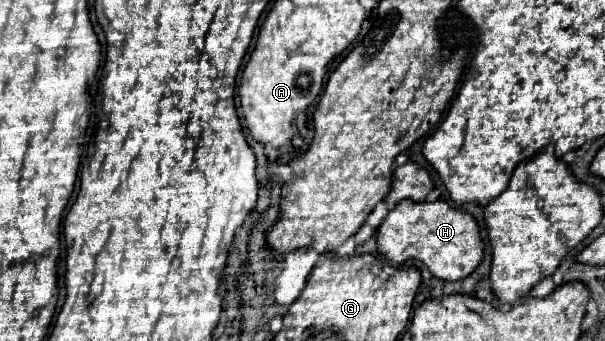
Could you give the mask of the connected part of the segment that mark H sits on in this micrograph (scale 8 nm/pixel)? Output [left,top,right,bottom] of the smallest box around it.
[376,201,482,281]

